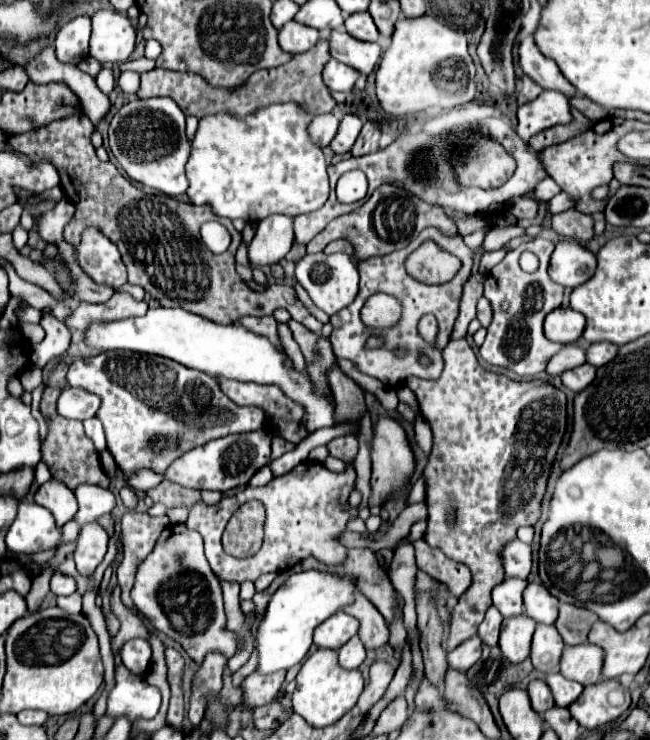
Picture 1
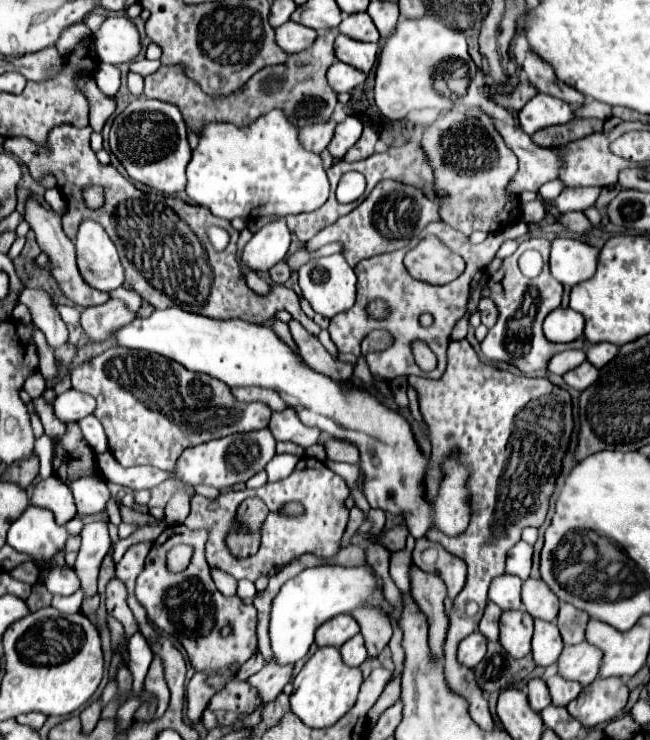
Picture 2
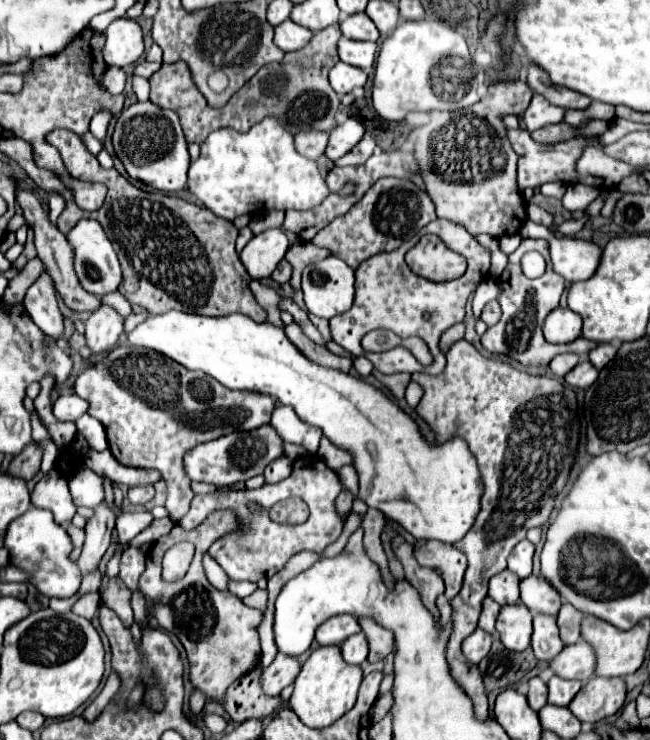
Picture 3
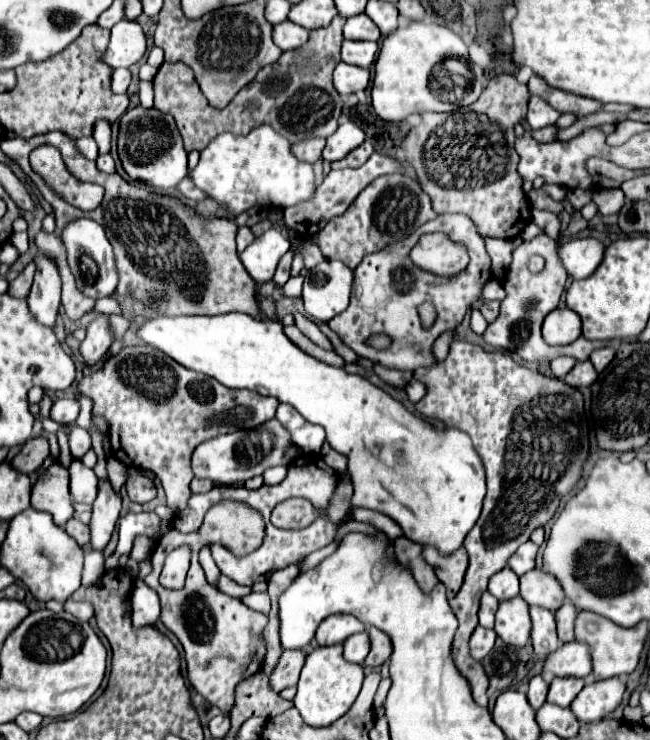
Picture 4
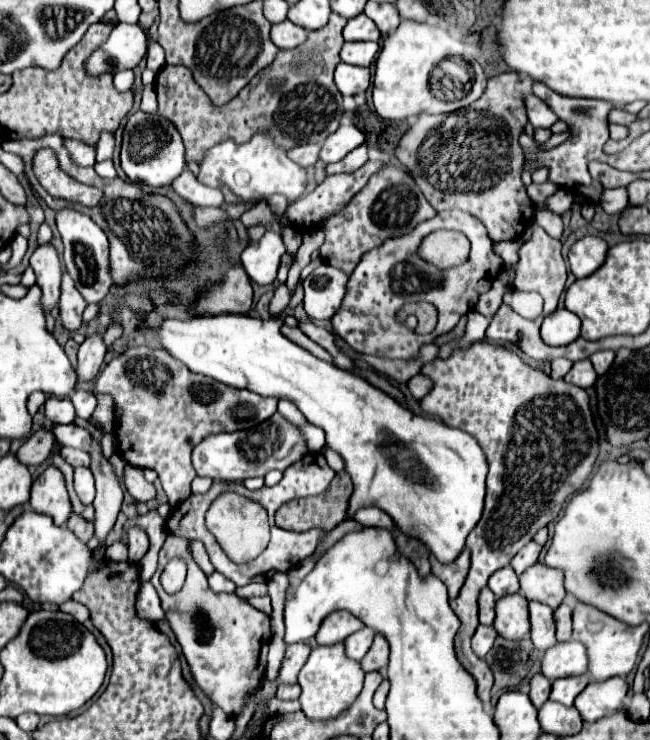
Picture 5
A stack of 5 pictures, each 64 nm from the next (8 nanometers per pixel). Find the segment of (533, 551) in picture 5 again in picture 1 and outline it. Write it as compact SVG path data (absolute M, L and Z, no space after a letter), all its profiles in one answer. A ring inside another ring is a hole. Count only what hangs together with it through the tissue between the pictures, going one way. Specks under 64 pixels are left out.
M518 538L508 542L502 548L502 566L506 572L506 578L528 578L530 566L532 566L532 556L530 556L530 546L520 542Z

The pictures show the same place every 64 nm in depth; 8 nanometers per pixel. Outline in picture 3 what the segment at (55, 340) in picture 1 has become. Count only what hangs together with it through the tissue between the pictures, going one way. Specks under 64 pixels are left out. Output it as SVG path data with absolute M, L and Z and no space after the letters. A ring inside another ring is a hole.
M44 272L26 292L24 306L32 322L52 340L60 340L64 334L64 316L56 302L56 288L52 278Z

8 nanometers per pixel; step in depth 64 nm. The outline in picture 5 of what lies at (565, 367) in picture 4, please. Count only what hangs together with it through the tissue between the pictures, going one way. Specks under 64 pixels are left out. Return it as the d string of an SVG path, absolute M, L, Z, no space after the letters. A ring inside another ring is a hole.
M556 358L552 360L552 378L562 378L568 374L568 370L572 368L572 362L568 358Z

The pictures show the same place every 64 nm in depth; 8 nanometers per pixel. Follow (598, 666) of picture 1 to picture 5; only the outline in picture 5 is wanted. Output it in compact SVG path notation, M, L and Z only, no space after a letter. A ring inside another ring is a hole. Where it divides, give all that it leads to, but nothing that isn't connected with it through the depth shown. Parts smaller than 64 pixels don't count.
M568 640L550 648L542 658L542 674L550 680L564 676L580 676L588 672L586 648L580 642Z

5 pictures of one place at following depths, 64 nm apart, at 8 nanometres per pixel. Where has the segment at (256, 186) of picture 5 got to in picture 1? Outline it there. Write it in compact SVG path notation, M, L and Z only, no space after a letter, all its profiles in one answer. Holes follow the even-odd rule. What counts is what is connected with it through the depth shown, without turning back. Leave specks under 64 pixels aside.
M296 102L272 104L254 110L246 116L236 116L232 112L220 112L204 116L192 140L190 162L186 164L188 176L188 198L192 204L210 204L216 216L230 220L242 218L246 222L260 222L270 214L298 216L314 212L328 200L328 172L322 148L316 148L308 136L308 124L312 116Z

